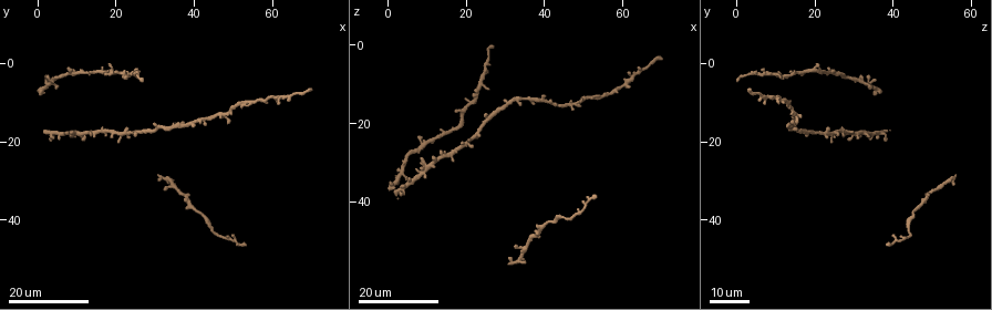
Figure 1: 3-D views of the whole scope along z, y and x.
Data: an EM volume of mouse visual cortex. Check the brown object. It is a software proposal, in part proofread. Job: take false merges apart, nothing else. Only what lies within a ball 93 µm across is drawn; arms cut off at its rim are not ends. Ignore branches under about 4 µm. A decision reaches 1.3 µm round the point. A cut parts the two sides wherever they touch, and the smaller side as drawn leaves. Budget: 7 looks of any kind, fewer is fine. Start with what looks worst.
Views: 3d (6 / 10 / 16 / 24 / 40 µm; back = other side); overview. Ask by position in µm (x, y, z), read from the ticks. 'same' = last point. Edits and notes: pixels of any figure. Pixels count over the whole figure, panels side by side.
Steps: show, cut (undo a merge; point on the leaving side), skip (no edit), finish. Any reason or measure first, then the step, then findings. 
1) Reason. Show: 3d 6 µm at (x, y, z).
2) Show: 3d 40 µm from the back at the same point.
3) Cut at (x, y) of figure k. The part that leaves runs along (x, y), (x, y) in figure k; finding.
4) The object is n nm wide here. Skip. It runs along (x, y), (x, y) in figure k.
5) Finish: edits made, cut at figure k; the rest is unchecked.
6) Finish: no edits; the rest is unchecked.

Looks like a crossing. Show: 3d 24 µm at (11.5, 18.5, 30.0).

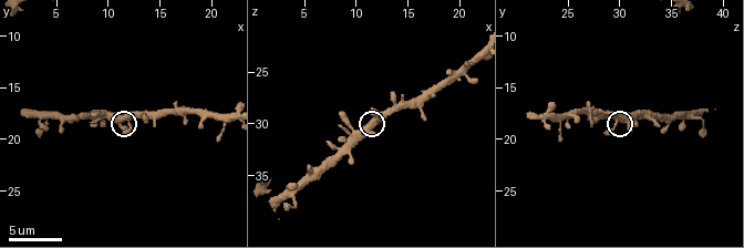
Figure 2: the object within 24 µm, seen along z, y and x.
Show: 3d 10 µm at (11.4, 18.0, 30.2).

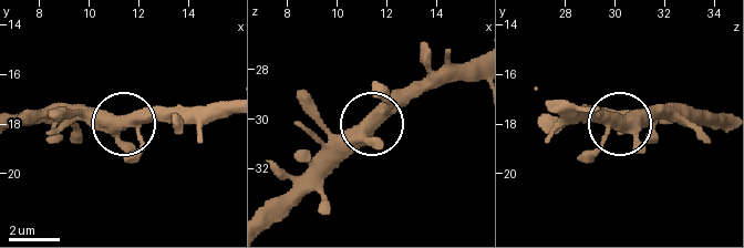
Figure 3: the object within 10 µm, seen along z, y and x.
The object is 440 nm wide here. Skip. It runs along (367, 121), (420, 79) in figure 3; all the same cell.

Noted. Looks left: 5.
Narrows sharply. Show: 3d 16 µm at (22.5, 3.5, 12.0).

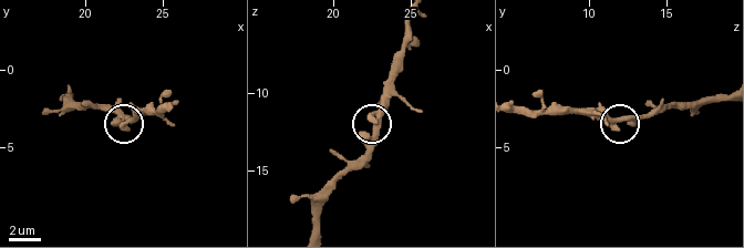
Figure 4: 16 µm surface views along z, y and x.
Zoom in. Show: 3d 6 µm at (22.8, 3.2, 11.4).

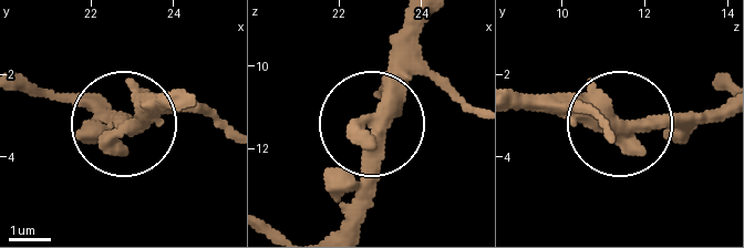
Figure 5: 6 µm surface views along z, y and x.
Show: 3d 6 µm from the back at (22.75, 3.35, 11.30).

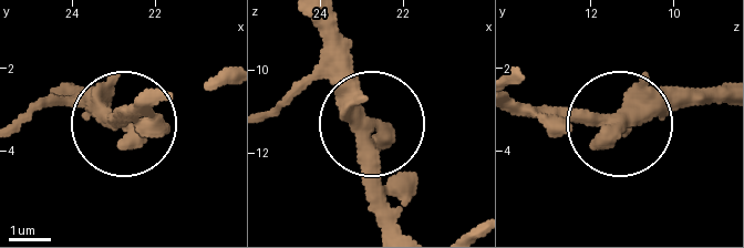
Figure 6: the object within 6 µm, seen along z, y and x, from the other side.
Skip. It runs along (520, 103), (627, 124), (722, 96) in figure 6; one cell here.

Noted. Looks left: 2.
Thick turns thin. Show: 3d 24 µm at (25.5, 2.5, 4.0).

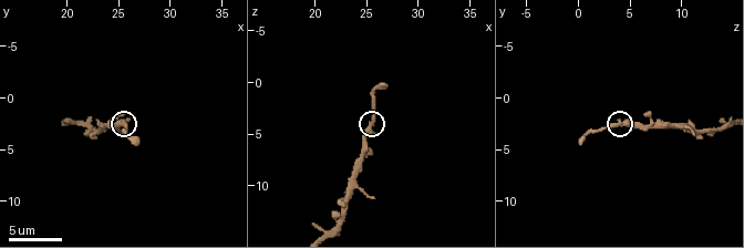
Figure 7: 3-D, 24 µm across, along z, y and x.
Closer look. Show: 3d 10 µm at (25.4, 2.6, 3.8).

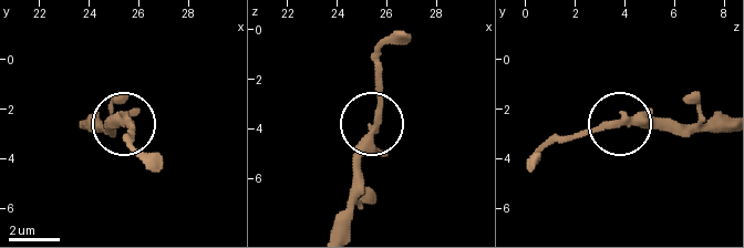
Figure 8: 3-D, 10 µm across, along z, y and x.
Skip. It runs along (725, 132), (611, 125), (562, 138) in figure 8; all the same cell.

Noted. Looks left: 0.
Finish: no edits; the rest is unchecked.

